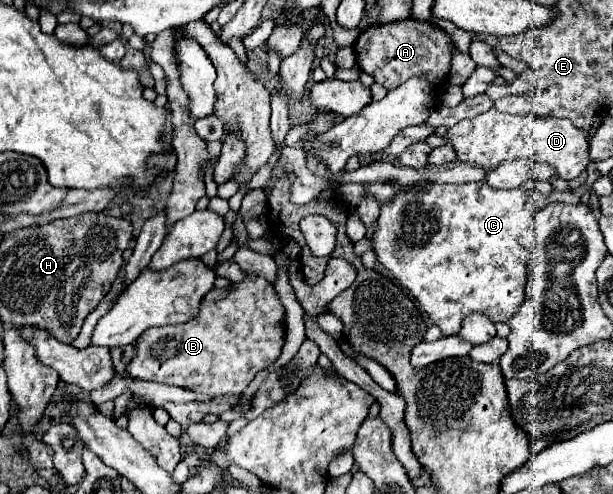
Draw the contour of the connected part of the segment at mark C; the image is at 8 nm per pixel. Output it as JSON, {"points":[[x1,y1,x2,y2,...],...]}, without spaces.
{"points":[[470,182,470,184,430,184,424,186,418,192,410,192,410,190,400,190,392,200,384,202,380,206,380,216,376,220,376,228,372,234,372,246,376,250,376,258,378,262,390,270,400,286,404,290,410,292,411,299,417,307,424,312,427,317,442,328,444,336,452,336,460,332,460,324,464,320,464,316,472,314,472,312,480,312,480,314,488,314,488,318,492,322,506,322,514,312,516,306,520,306,520,302,524,300,524,286,526,286,526,264,528,264,528,254,534,248,534,216,536,216,538,208,530,198,528,190,522,188,514,188,514,190,494,190,490,188,486,182]]}

